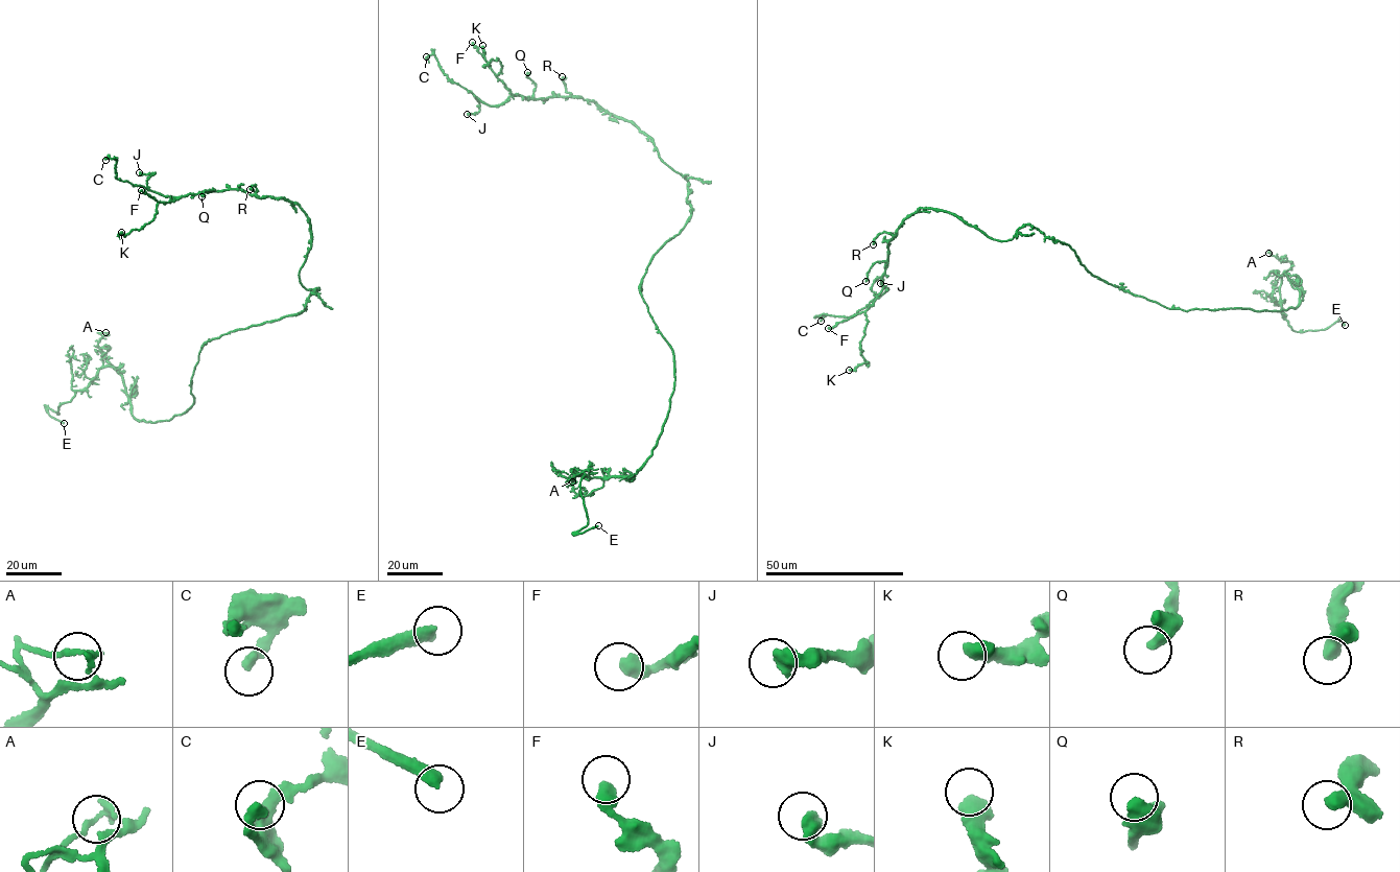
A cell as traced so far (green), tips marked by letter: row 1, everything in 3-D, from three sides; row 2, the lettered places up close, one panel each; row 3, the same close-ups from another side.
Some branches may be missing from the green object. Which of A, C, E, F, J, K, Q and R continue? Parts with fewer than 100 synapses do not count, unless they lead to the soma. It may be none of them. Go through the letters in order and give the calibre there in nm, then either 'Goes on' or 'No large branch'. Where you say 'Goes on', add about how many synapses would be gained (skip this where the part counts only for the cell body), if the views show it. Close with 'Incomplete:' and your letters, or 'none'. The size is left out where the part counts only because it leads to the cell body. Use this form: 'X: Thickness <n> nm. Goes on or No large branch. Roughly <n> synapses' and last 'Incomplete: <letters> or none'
A: Thickness 240 nm. No large branch
C: Thickness 320 nm. No large branch
E: Thickness 400 nm. Goes on
F: Thickness 440 nm. No large branch
J: Thickness 500 nm. No large branch
K: Thickness 500 nm. No large branch
Q: Thickness 480 nm. No large branch
R: Thickness 320 nm. No large branch
Incomplete: E

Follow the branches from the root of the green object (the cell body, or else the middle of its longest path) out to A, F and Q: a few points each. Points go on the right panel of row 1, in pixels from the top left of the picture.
A: (1084, 267), (1102, 281), (1170, 309), (1275, 311), (1295, 307), (1300, 292), (1286, 275), (1290, 262), (1268, 253)
F: (1084, 267), (1068, 245), (1029, 225), (1001, 241), (952, 214), (922, 208), (887, 243), (875, 300), (828, 328)
Q: (1084, 267), (1068, 245), (1029, 225), (1001, 241), (922, 208), (865, 281)

